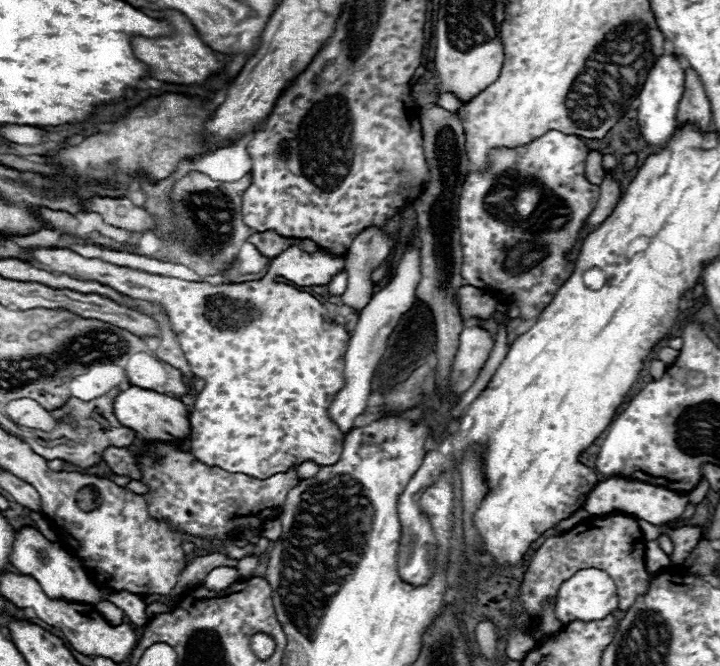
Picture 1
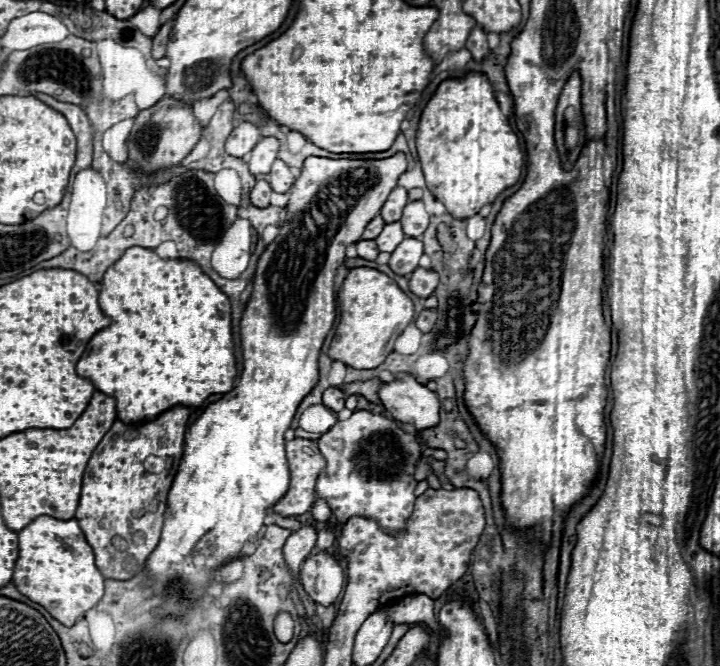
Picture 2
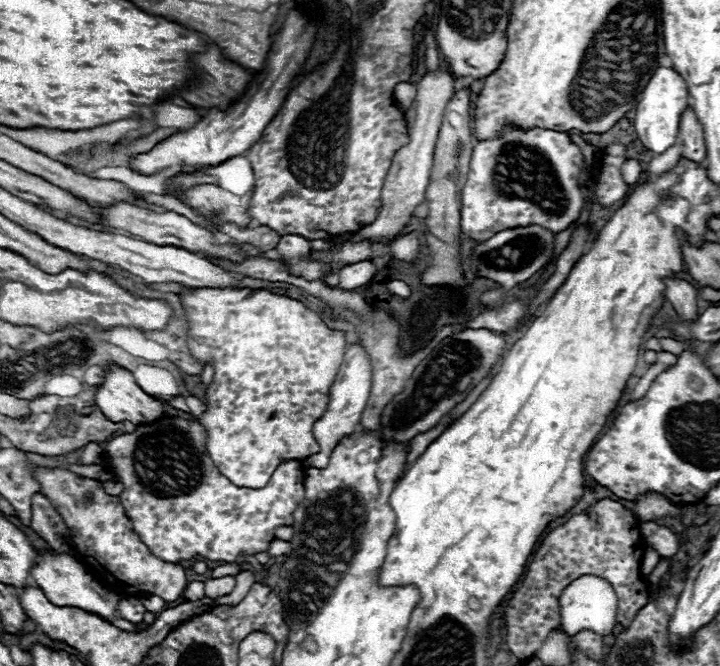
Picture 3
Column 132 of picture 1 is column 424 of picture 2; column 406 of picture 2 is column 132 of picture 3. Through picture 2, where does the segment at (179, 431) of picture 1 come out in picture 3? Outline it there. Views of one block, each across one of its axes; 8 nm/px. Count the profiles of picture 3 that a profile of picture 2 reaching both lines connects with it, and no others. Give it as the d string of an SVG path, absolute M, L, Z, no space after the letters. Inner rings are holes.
M110 366L104 384L98 386L96 404L114 422L130 420L132 424L152 424L168 416L164 402L146 394L132 374L120 366Z

